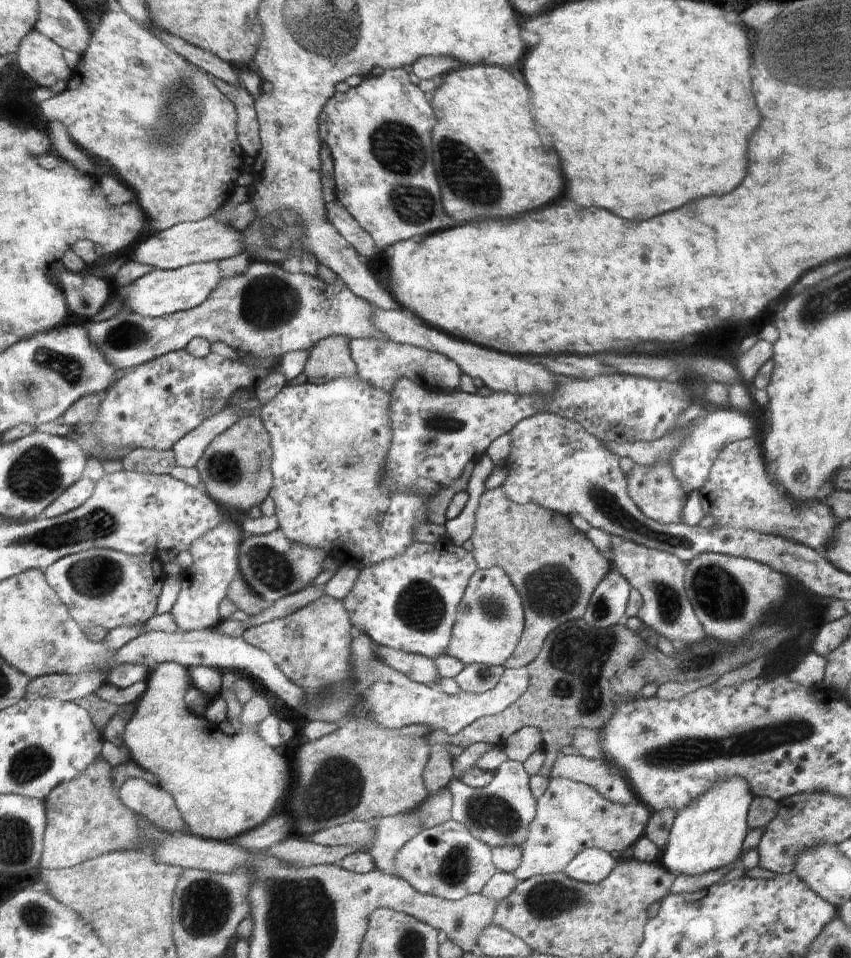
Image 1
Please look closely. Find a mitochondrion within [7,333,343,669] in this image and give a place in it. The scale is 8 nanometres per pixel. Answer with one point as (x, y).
(94, 577)

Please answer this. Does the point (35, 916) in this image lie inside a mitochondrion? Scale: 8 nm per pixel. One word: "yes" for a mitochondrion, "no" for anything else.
yes

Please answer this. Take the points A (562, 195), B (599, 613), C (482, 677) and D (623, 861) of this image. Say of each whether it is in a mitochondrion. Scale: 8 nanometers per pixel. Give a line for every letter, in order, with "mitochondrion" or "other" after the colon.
A: other
B: mitochondrion
C: mitochondrion
D: other

